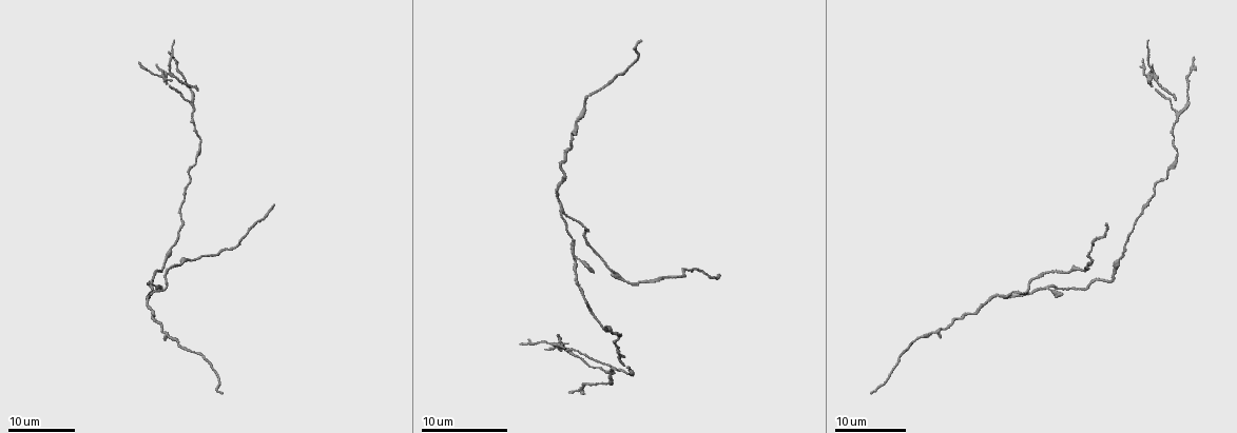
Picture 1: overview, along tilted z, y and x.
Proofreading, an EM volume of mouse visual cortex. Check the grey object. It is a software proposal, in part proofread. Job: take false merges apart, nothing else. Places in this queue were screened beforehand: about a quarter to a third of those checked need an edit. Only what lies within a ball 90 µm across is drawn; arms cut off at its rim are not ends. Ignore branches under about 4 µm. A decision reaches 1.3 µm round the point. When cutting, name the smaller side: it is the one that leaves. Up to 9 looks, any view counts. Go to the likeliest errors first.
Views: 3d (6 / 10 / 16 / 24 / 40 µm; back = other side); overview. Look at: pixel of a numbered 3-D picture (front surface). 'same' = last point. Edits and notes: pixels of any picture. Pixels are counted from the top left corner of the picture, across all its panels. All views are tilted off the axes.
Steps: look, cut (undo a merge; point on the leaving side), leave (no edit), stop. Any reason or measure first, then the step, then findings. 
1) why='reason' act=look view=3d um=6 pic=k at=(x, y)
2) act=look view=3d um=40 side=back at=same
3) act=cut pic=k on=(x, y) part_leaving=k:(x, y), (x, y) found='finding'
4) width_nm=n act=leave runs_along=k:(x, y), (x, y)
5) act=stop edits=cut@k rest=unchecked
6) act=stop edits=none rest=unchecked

why='arms part here' act=look view=3d um=24 pic=1 at=(1179, 111)

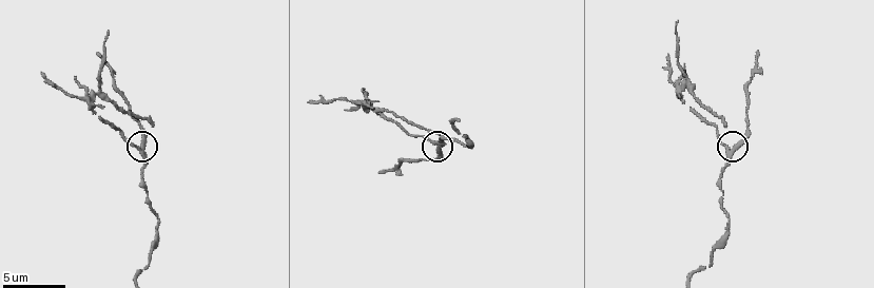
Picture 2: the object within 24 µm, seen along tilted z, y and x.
why='zoom in' act=look view=3d um=10 pic=2 at=(140, 147)

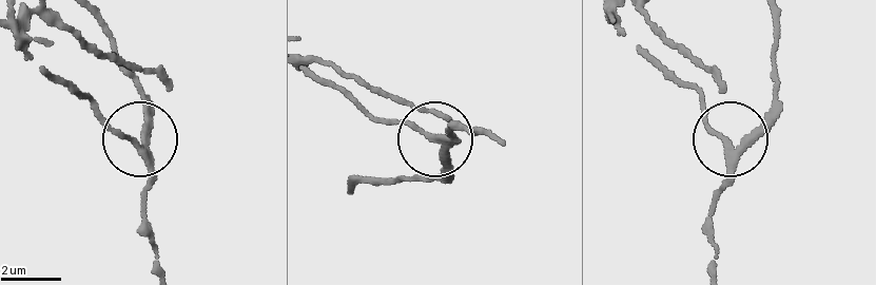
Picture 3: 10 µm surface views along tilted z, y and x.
act=cut pic=3 on=(144, 124) part_leaving=3:(150, 159), (140, 90), (99, 15) found='a second neuron is stuck on'

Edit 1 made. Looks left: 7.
act=look view=overview

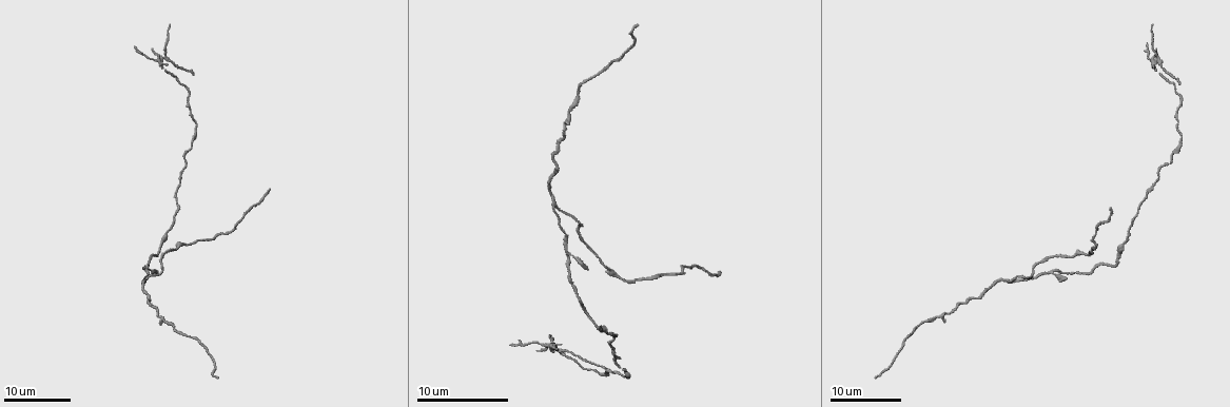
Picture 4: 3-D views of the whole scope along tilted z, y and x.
why='side arm on a straight run' act=look view=3d um=24 pic=4 at=(146, 277)

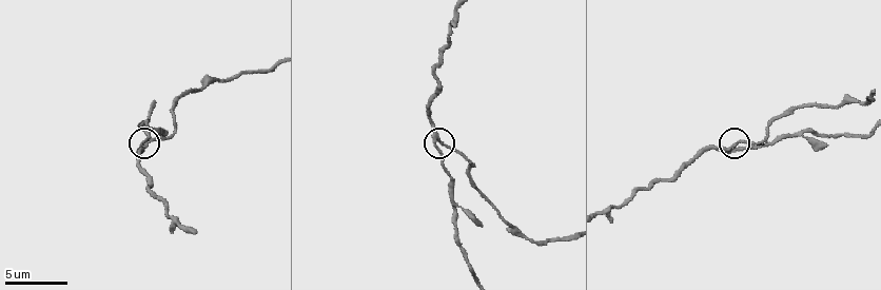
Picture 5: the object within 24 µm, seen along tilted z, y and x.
why='closer look' act=look view=3d um=10 pic=5 at=(444, 145)

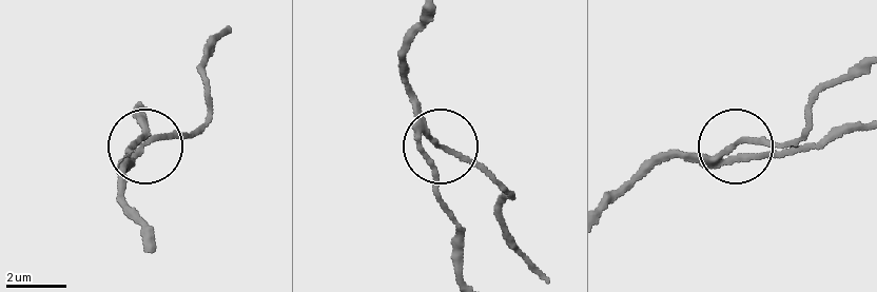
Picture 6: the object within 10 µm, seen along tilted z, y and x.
side_arm_um=31 act=leave runs_along=6:(461, 273), (458, 222), (437, 188), (436, 147), (403, 85) found='continuous, no second neuron'

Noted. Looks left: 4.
why='thick turns thin' act=look view=3d um=10 pic=5 at=(508, 221)

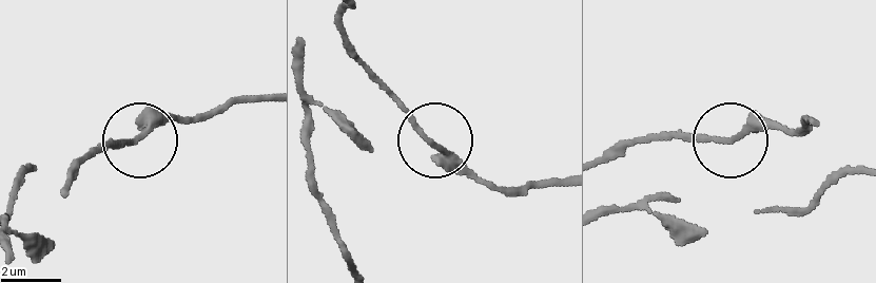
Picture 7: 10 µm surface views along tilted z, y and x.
act=leave runs_along=7:(342, 10), (351, 52), (420, 131), (479, 176) found='all the same neuron'

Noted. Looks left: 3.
why='narrows sharply' act=look view=3d um=16 pic=4 at=(173, 215)

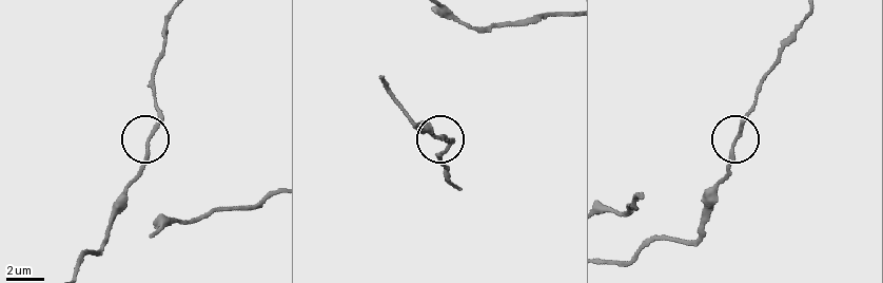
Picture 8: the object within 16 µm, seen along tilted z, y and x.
act=look view=3d um=6 pic=8 at=(147, 141)

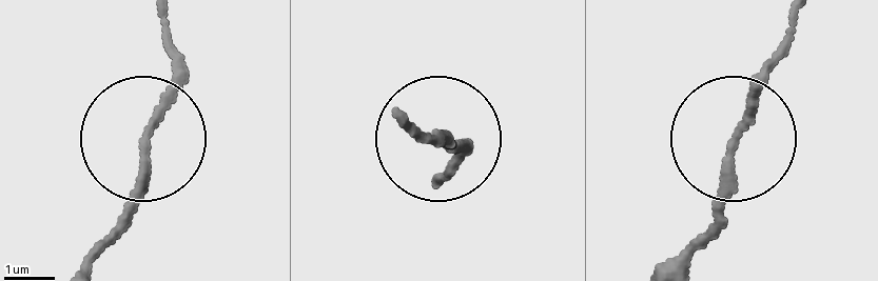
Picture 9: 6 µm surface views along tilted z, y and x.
why='from behind' act=look view=3d um=6 side=back pic=9 at=(150, 135)

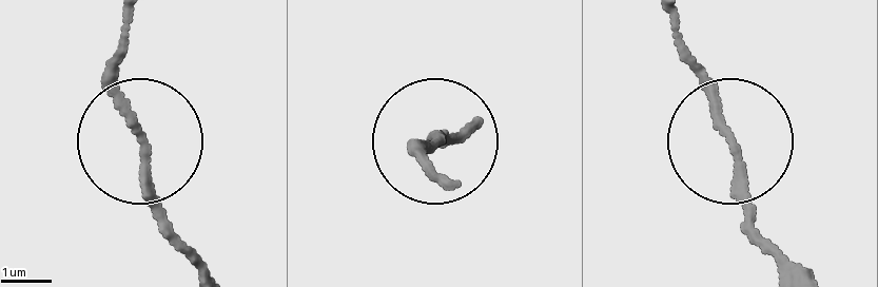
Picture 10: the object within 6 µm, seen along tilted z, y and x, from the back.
act=leave runs_along=10:(198, 268), (163, 214), (121, 97), (120, 35) found='one neuron here'

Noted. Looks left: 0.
act=stop edits=cut@3 rest=unchecked

